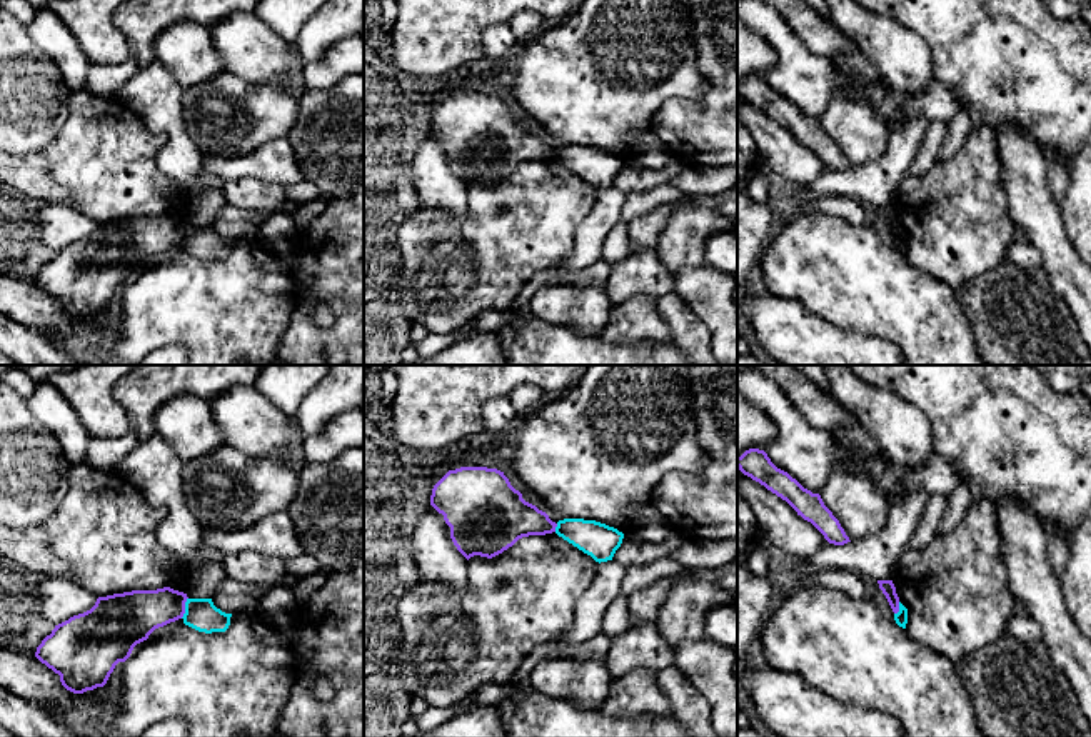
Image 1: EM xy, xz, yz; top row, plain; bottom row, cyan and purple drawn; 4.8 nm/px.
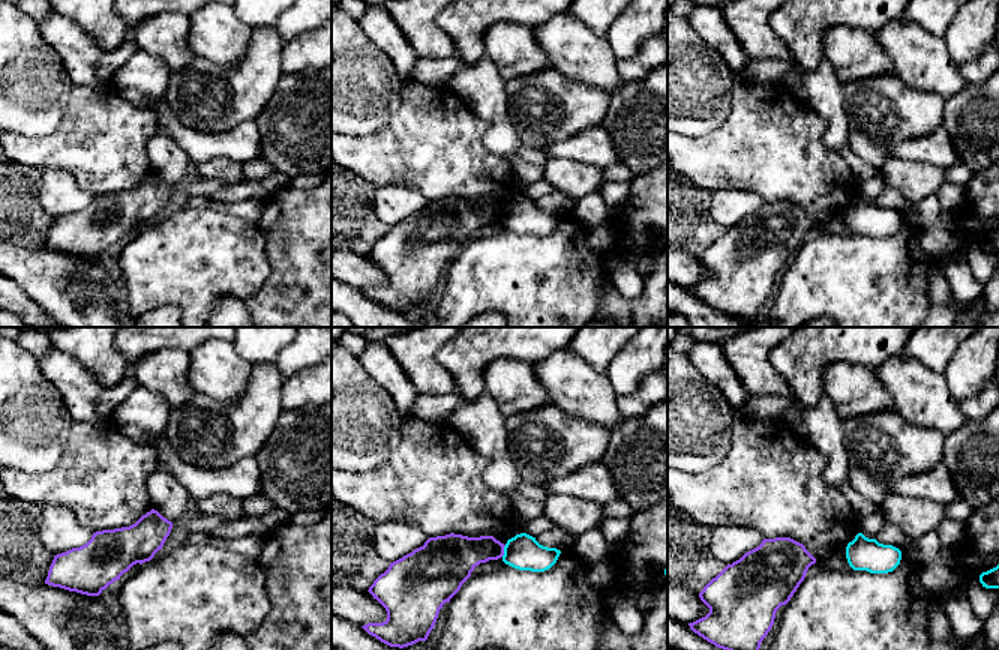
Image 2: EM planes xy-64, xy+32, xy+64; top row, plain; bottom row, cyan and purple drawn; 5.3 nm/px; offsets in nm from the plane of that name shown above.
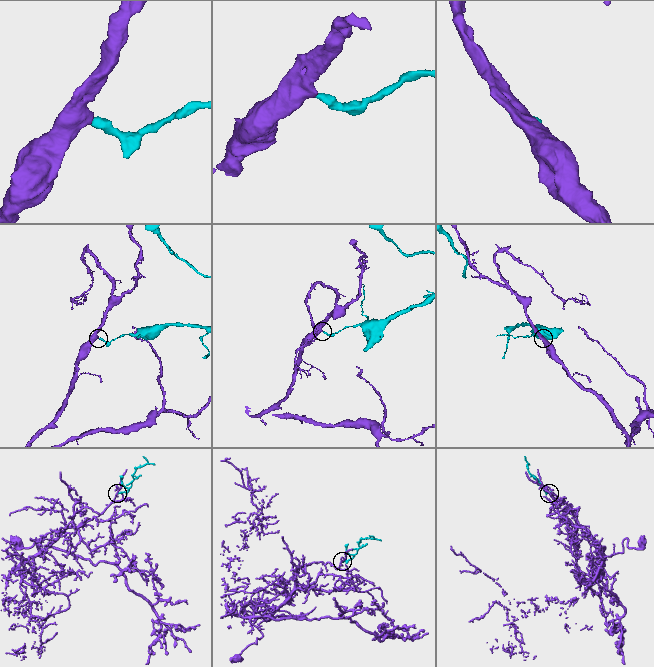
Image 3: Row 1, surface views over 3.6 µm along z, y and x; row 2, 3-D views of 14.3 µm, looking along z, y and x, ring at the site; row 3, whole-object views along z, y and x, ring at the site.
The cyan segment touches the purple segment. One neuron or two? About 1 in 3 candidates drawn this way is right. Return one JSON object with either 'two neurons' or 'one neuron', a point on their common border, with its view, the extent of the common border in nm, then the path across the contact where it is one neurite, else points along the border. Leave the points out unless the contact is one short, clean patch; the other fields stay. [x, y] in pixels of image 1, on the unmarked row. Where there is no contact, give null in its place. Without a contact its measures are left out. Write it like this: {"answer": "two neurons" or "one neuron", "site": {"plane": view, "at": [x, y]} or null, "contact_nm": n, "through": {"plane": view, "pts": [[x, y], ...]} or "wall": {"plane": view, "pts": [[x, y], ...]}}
{"answer": "two neurons", "site": {"plane": "xy", "at": [186, 234]}, "contact_nm": 110, "wall": {"plane": "xy", "pts": [[187, 224], [180, 244]]}}

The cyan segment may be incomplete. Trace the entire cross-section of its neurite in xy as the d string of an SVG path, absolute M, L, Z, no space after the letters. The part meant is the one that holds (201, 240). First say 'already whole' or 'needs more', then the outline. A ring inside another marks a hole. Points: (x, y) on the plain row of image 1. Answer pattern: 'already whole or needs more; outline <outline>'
already whole; outline M187 225L184 250L205 260L225 258L232 240L217 235L212 225Z

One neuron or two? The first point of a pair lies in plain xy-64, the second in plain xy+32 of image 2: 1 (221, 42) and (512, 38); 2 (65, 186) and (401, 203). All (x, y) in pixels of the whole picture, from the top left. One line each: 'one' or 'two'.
1: two
2: one

